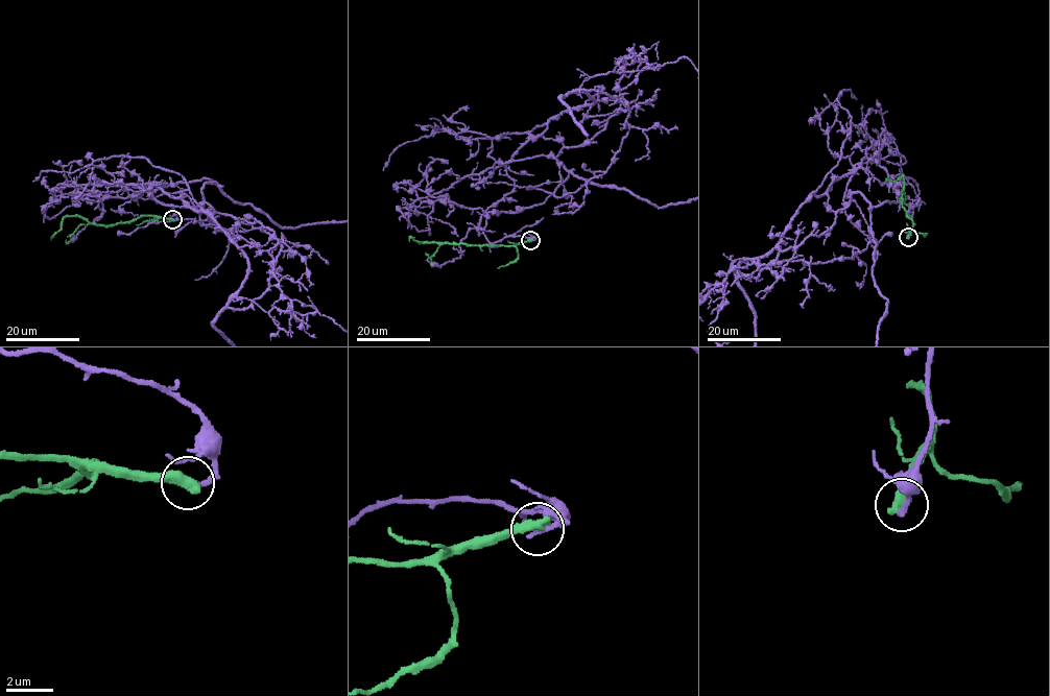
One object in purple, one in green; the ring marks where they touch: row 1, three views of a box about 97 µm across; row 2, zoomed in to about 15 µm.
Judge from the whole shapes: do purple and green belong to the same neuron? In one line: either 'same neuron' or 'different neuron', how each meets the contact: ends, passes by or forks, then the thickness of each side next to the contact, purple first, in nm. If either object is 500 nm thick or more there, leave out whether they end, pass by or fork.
different neuron | 240/500 nm

